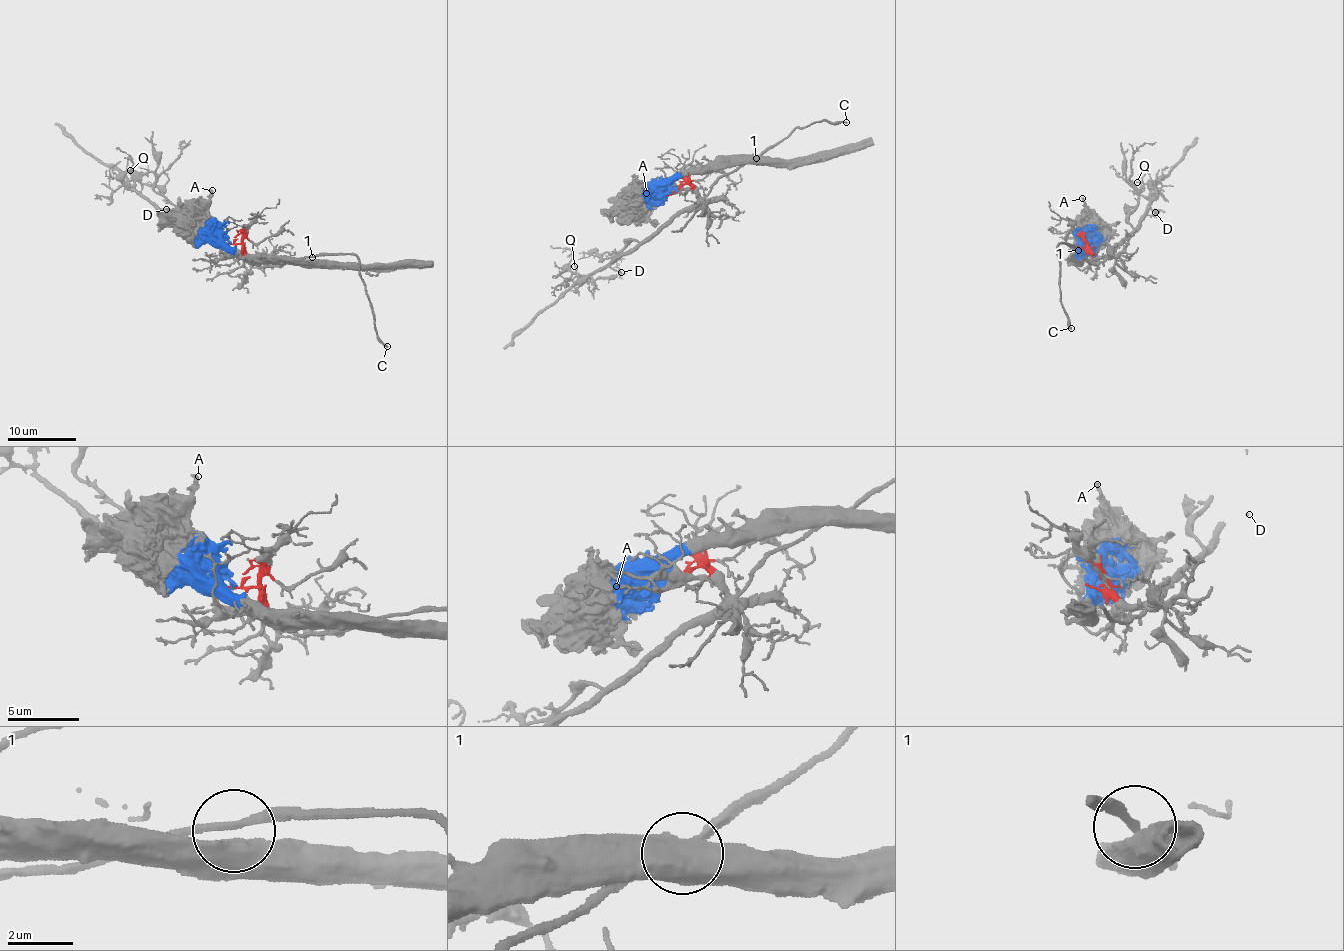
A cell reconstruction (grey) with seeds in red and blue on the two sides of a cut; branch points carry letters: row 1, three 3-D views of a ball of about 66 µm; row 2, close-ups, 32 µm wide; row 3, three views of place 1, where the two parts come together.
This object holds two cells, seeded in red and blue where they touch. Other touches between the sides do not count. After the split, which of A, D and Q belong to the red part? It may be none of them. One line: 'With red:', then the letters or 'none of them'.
With red: D, Q

